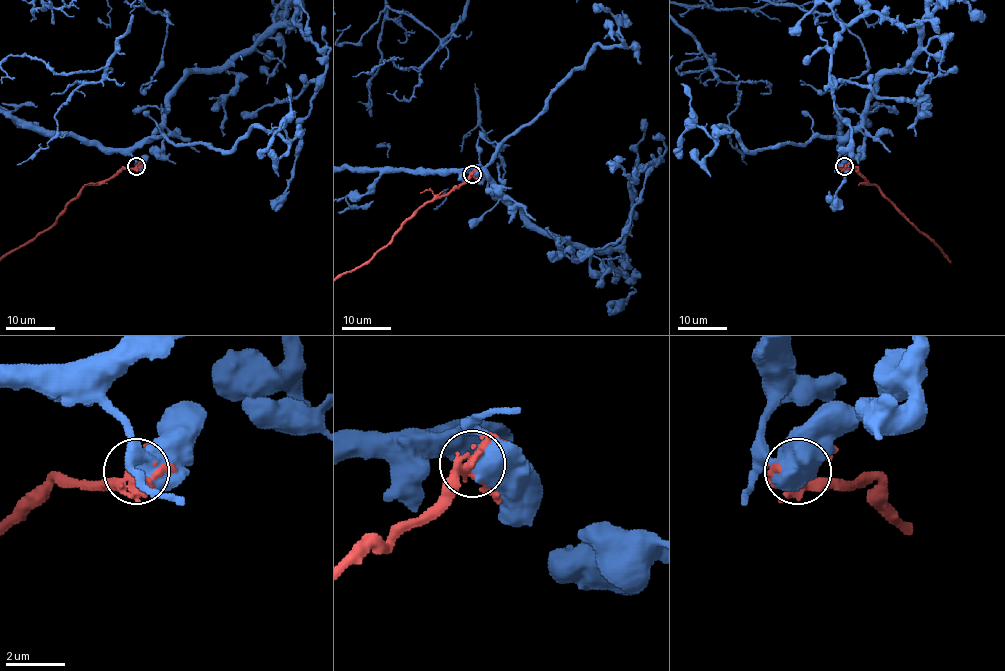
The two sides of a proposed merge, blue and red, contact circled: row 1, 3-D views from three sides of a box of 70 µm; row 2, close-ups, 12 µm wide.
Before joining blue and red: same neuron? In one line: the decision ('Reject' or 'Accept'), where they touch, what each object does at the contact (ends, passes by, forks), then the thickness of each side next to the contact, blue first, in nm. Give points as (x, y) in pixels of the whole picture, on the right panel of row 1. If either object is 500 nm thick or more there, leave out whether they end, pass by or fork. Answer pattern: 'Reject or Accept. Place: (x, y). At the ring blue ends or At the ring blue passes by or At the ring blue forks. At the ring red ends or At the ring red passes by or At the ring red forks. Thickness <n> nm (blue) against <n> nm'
Reject. Place: (844, 166). Thickness 750 nm (blue) against 240 nm

